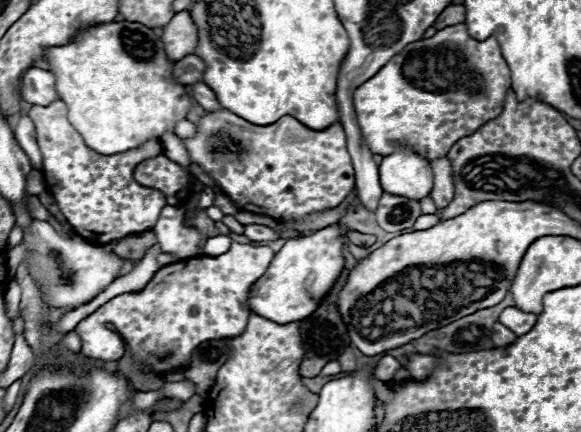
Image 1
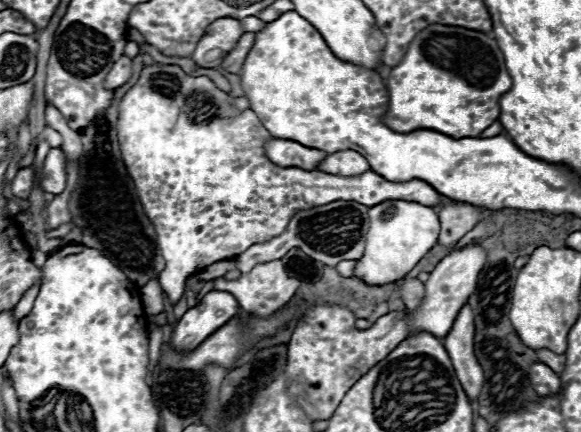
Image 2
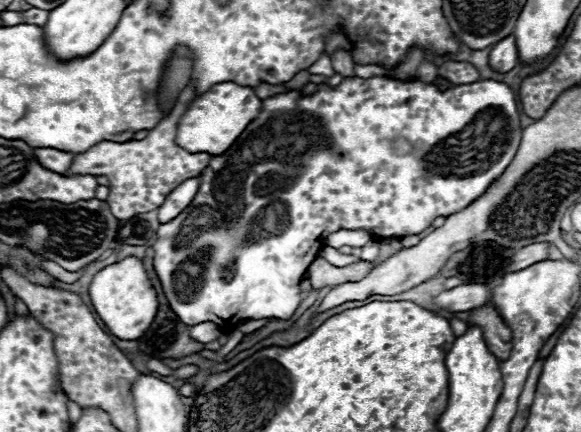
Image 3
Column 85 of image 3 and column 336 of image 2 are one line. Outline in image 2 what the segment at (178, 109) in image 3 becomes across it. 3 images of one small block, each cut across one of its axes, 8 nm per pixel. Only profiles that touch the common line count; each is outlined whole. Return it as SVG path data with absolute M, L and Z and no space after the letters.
M340 150L340 152L328 154L318 166L318 170L338 174L338 176L358 176L370 170L370 164L356 150Z

